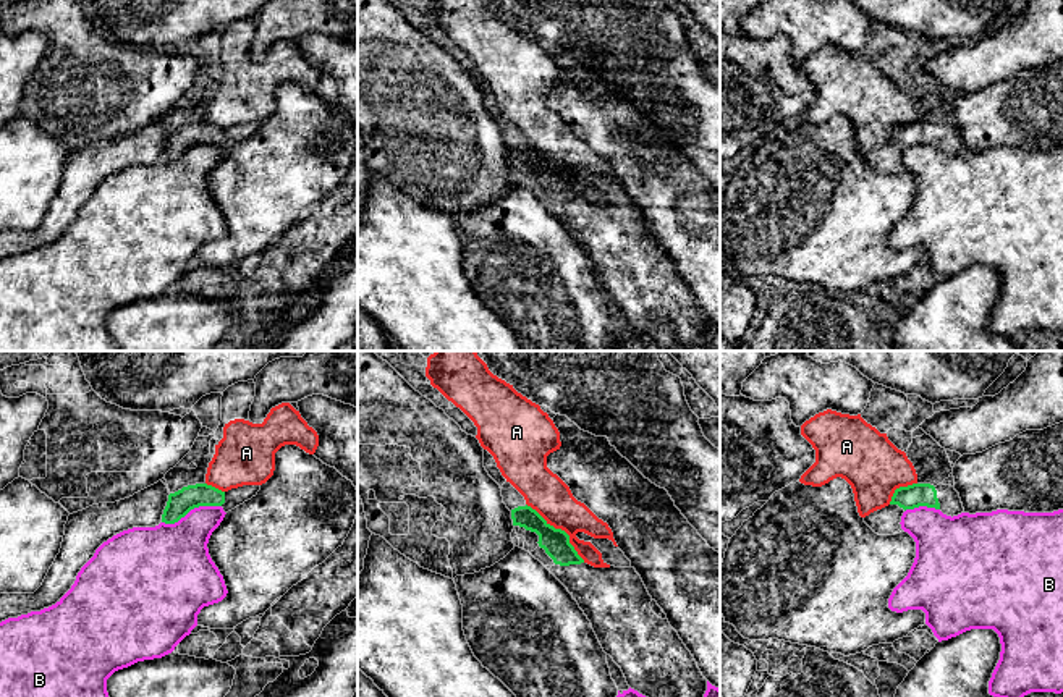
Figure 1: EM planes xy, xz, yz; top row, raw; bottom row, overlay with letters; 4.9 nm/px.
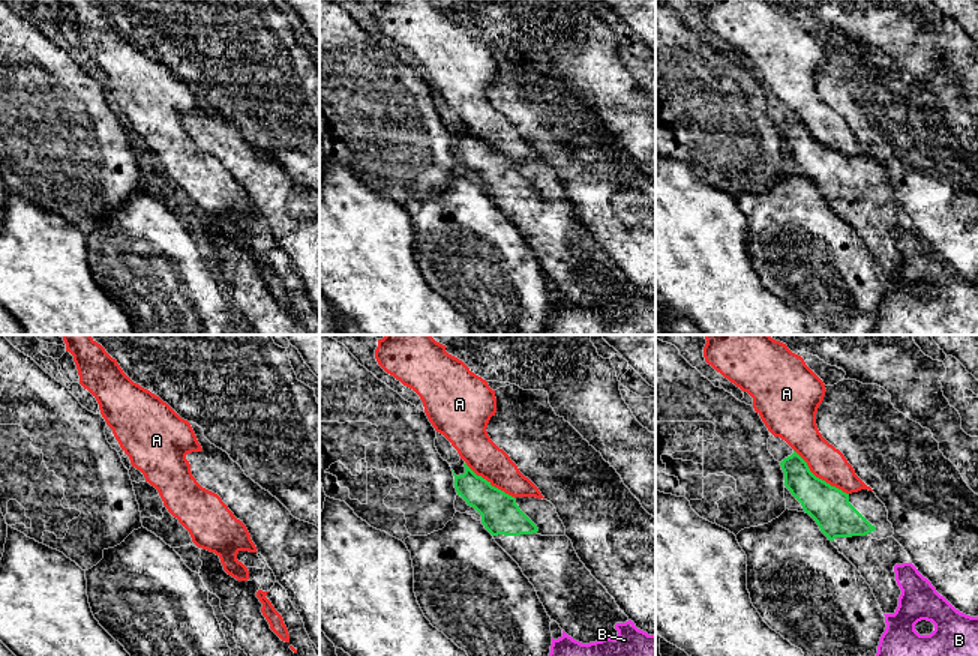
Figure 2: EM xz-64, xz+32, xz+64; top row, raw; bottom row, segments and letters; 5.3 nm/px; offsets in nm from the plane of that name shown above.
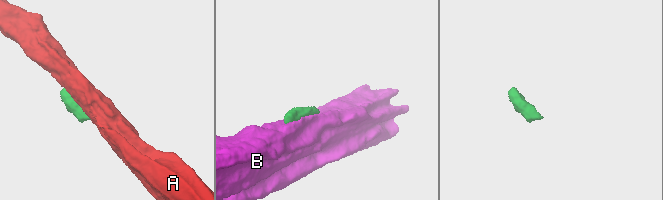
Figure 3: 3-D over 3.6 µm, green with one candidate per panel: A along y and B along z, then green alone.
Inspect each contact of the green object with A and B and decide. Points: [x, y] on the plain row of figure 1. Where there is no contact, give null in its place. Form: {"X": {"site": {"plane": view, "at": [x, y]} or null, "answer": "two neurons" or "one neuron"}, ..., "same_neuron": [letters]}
{"A": {"site": {"plane": "xz", "at": [560, 167]}, "answer": "two neurons"}, "B": {"site": {"plane": "xy", "at": [191, 146]}, "answer": "two neurons"}, "same_neuron": []}

